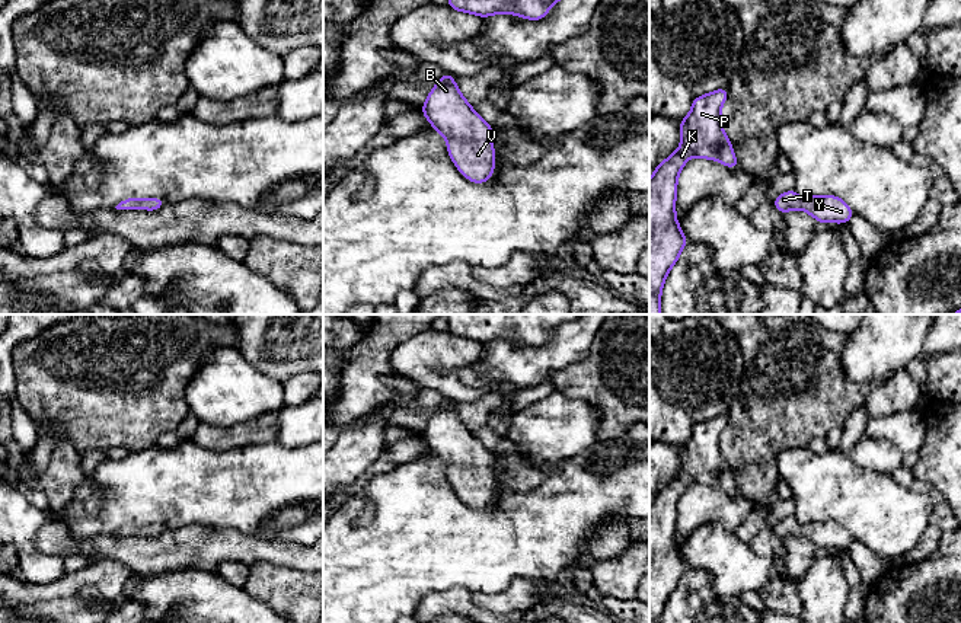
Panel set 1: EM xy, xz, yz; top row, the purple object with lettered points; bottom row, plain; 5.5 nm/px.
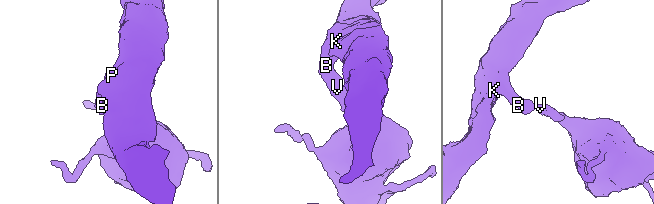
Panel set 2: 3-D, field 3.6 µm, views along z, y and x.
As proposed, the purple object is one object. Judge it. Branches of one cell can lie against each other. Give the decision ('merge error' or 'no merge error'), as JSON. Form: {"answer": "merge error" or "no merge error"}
{"answer": "no merge error"}

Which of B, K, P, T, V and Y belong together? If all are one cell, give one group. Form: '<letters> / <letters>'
B K P T V Y

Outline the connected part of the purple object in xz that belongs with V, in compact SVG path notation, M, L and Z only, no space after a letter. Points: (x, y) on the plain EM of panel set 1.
M444 397L444 402L431 415L421 434L422 441L430 447L431 453L448 467L447 479L459 498L473 509L485 509L489 507L495 495L495 475L489 467L494 456L462 422L453 400Z

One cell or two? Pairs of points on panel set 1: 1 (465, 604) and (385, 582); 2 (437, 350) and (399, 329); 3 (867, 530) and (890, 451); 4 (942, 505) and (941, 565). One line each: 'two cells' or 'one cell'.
1: two cells
2: two cells
3: two cells
4: two cells

